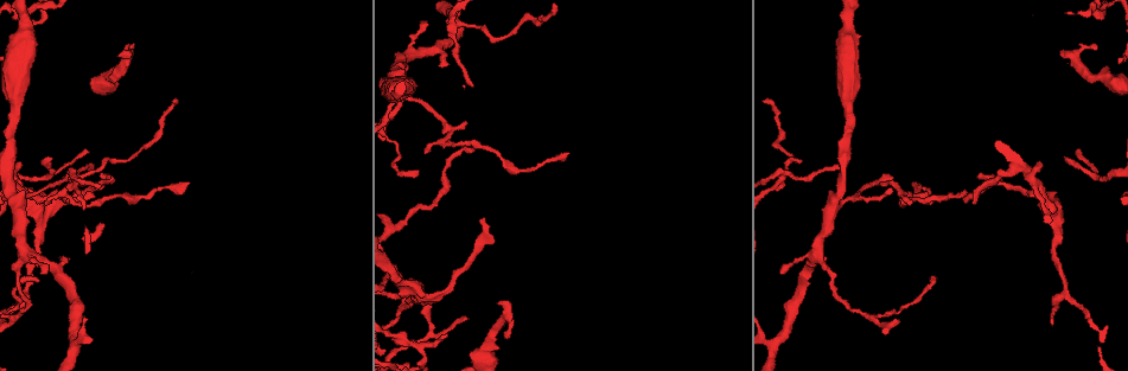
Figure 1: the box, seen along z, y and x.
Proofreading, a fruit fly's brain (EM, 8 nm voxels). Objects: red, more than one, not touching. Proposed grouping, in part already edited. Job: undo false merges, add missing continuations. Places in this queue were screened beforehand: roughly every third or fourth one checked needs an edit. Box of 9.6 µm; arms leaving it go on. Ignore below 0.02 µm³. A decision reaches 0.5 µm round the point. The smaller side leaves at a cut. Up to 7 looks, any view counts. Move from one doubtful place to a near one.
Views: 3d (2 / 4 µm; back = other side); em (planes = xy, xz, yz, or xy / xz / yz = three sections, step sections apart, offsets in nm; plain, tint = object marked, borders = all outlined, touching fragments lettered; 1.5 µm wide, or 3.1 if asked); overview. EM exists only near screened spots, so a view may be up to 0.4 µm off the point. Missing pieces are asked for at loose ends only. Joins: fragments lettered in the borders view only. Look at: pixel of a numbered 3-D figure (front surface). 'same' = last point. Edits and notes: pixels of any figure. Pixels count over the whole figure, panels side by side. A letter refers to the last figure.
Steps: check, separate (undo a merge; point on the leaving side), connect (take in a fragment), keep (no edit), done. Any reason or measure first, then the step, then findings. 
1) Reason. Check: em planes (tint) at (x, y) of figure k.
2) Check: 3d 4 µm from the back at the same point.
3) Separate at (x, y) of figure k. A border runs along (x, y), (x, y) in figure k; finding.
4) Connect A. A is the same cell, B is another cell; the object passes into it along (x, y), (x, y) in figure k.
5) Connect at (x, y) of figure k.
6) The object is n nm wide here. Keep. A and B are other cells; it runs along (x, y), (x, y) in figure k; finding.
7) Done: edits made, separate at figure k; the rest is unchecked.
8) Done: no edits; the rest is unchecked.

Free end. Check: em xy step 4 (tint) at (1076, 152) of figure 1.

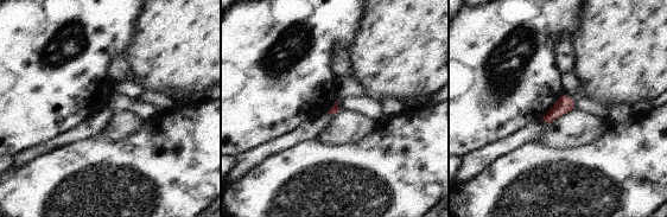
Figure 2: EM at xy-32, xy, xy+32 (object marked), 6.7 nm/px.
What lies round it. Check: em xy step 4 (borders) at the same point.

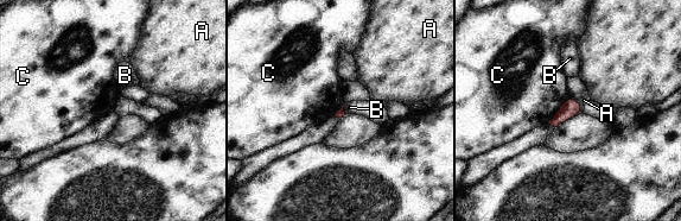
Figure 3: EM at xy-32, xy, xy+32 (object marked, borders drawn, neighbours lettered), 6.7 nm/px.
The longest contact is with C, 240 nm. Keep. A, B and C are other cells; a border runs along (568, 96), (546, 124) in figure 3; no lettered fragment goes on from it.

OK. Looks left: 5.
Three arms meet. Check: 3d 2 µm at (1036, 184) of figure 1.

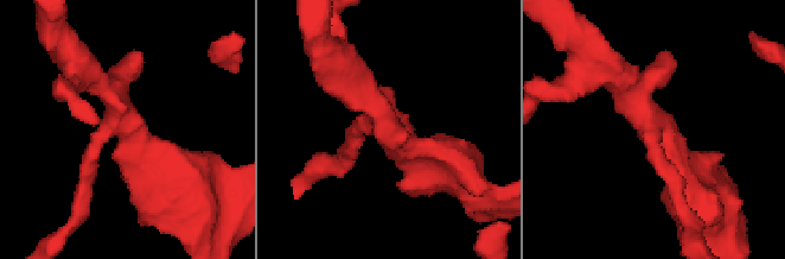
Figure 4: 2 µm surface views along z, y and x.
Check: em yz step 4 (borders) at (122, 123) of figure 4.

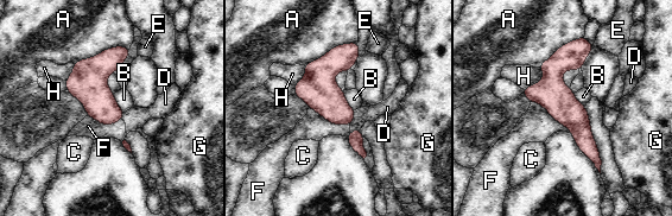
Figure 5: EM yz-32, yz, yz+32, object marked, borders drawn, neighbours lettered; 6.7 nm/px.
The object is 220 nm wide here; the longest contact is with A, 400 nm. Keep. A, B, C, D, E, F, G and H are other cells; one cell here.

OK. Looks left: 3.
Check: 3d 2 µm at (92, 165) of figure 1.

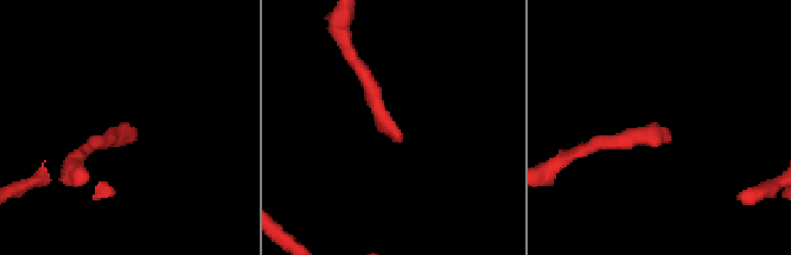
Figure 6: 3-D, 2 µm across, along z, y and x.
Check: em yz step 8 (borders) at (400, 140) of figure 6.

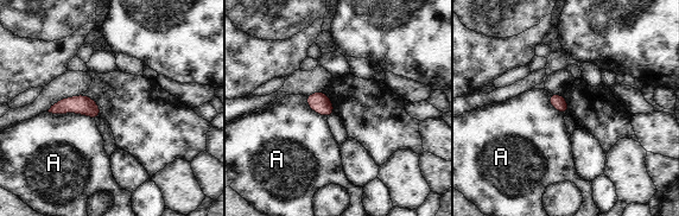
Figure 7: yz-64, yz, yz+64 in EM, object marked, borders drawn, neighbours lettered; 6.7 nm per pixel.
Check: em planes (borders) at the same point.

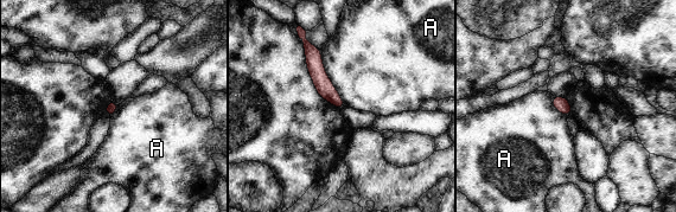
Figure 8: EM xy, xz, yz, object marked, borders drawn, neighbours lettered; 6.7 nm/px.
Keep. A is another cell; a border runs along (320, 51), (324, 71), (345, 106) in figure 8; none of them fits.

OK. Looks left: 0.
Done: no edits; the rest is unchecked.

